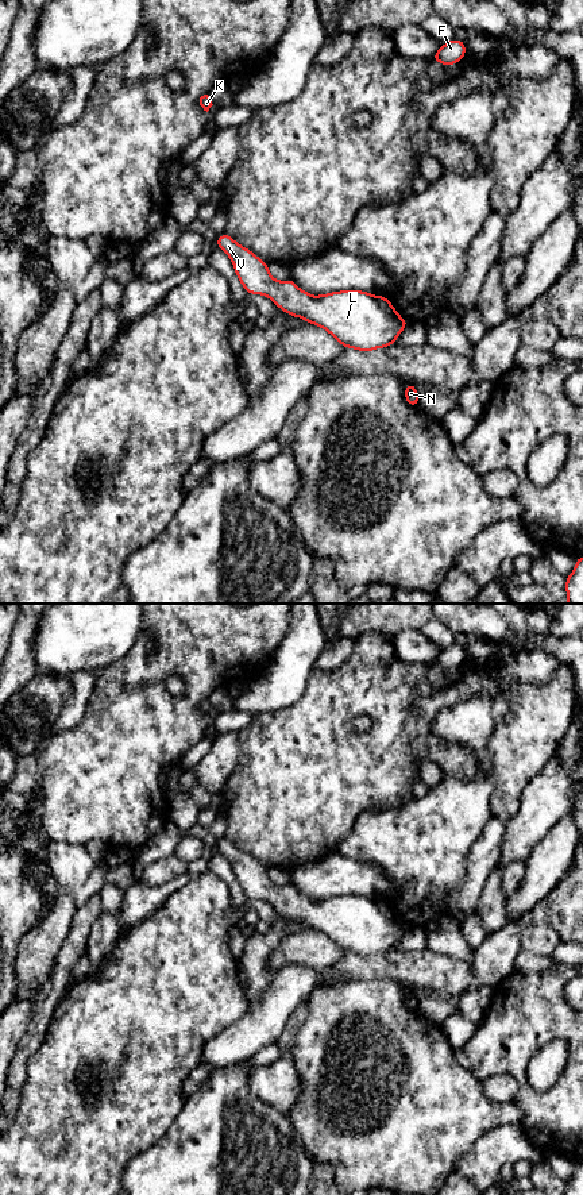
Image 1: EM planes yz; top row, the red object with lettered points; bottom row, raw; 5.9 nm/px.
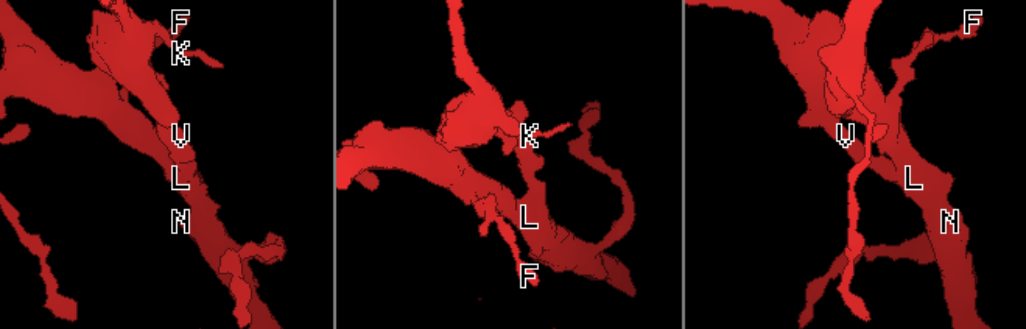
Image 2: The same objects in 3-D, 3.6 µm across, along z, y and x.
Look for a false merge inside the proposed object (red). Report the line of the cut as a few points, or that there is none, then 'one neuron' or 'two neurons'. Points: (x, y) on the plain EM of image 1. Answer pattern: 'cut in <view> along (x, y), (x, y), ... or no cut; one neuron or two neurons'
no cut; one neuron

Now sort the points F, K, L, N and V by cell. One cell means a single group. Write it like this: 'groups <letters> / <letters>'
groups F K L N V

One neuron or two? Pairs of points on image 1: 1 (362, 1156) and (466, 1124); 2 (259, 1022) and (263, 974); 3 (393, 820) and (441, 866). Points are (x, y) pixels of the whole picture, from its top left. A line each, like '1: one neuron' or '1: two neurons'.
1: one neuron
2: two neurons
3: one neuron

